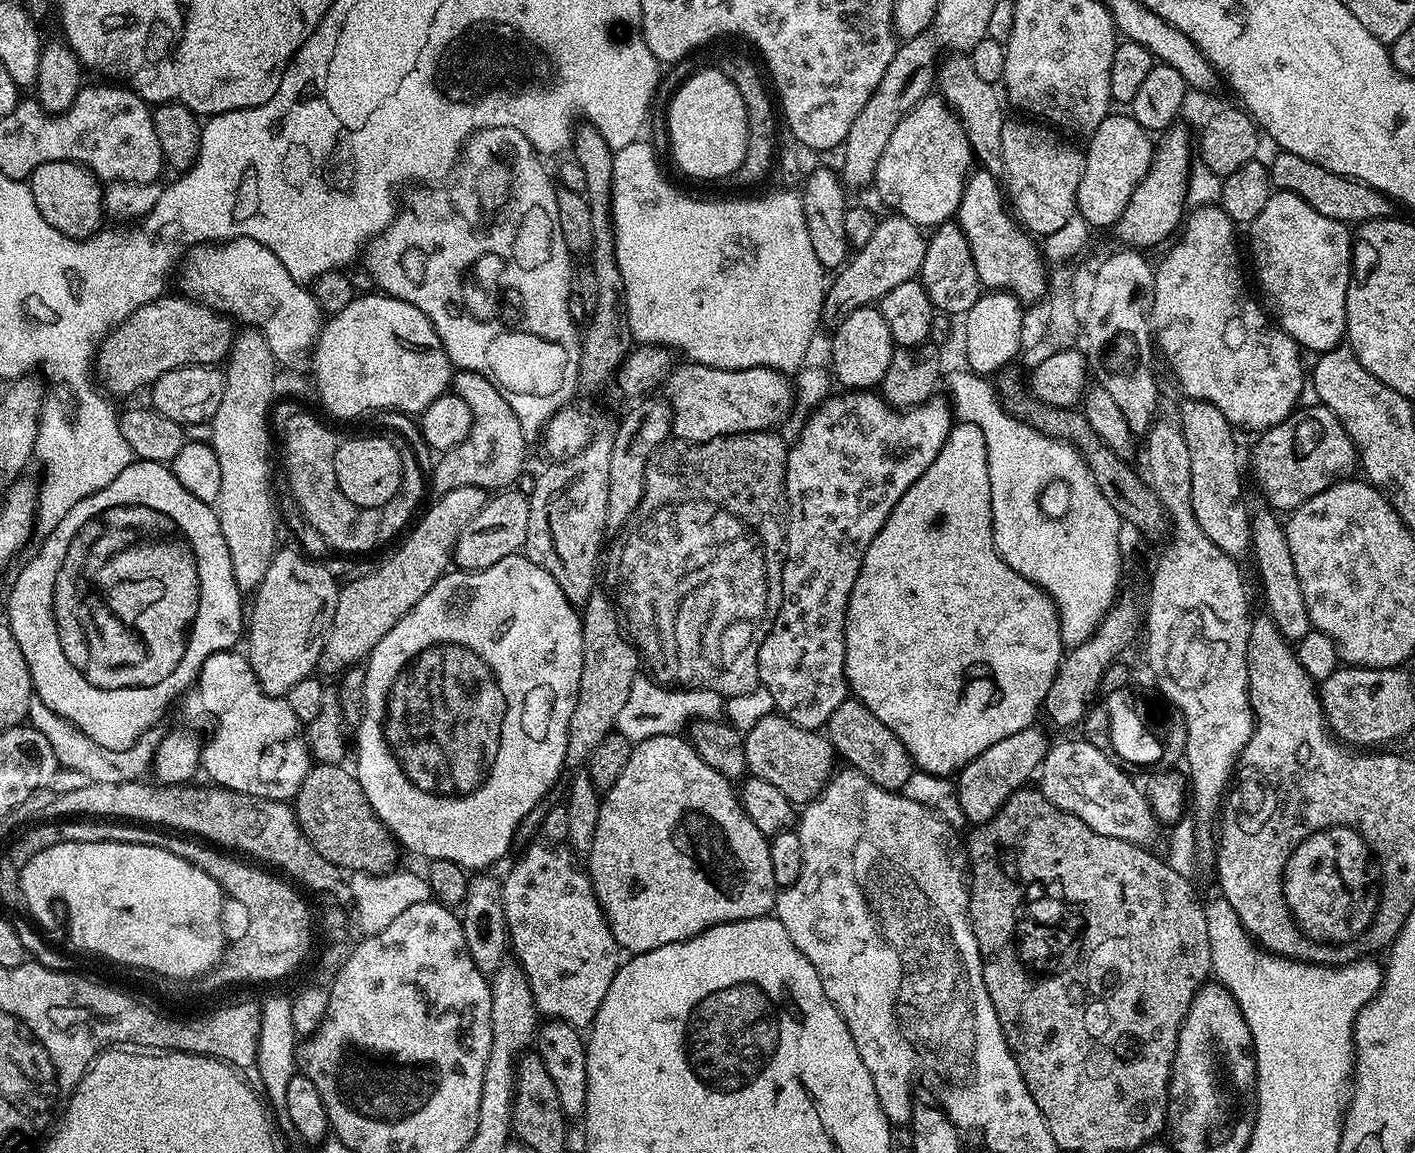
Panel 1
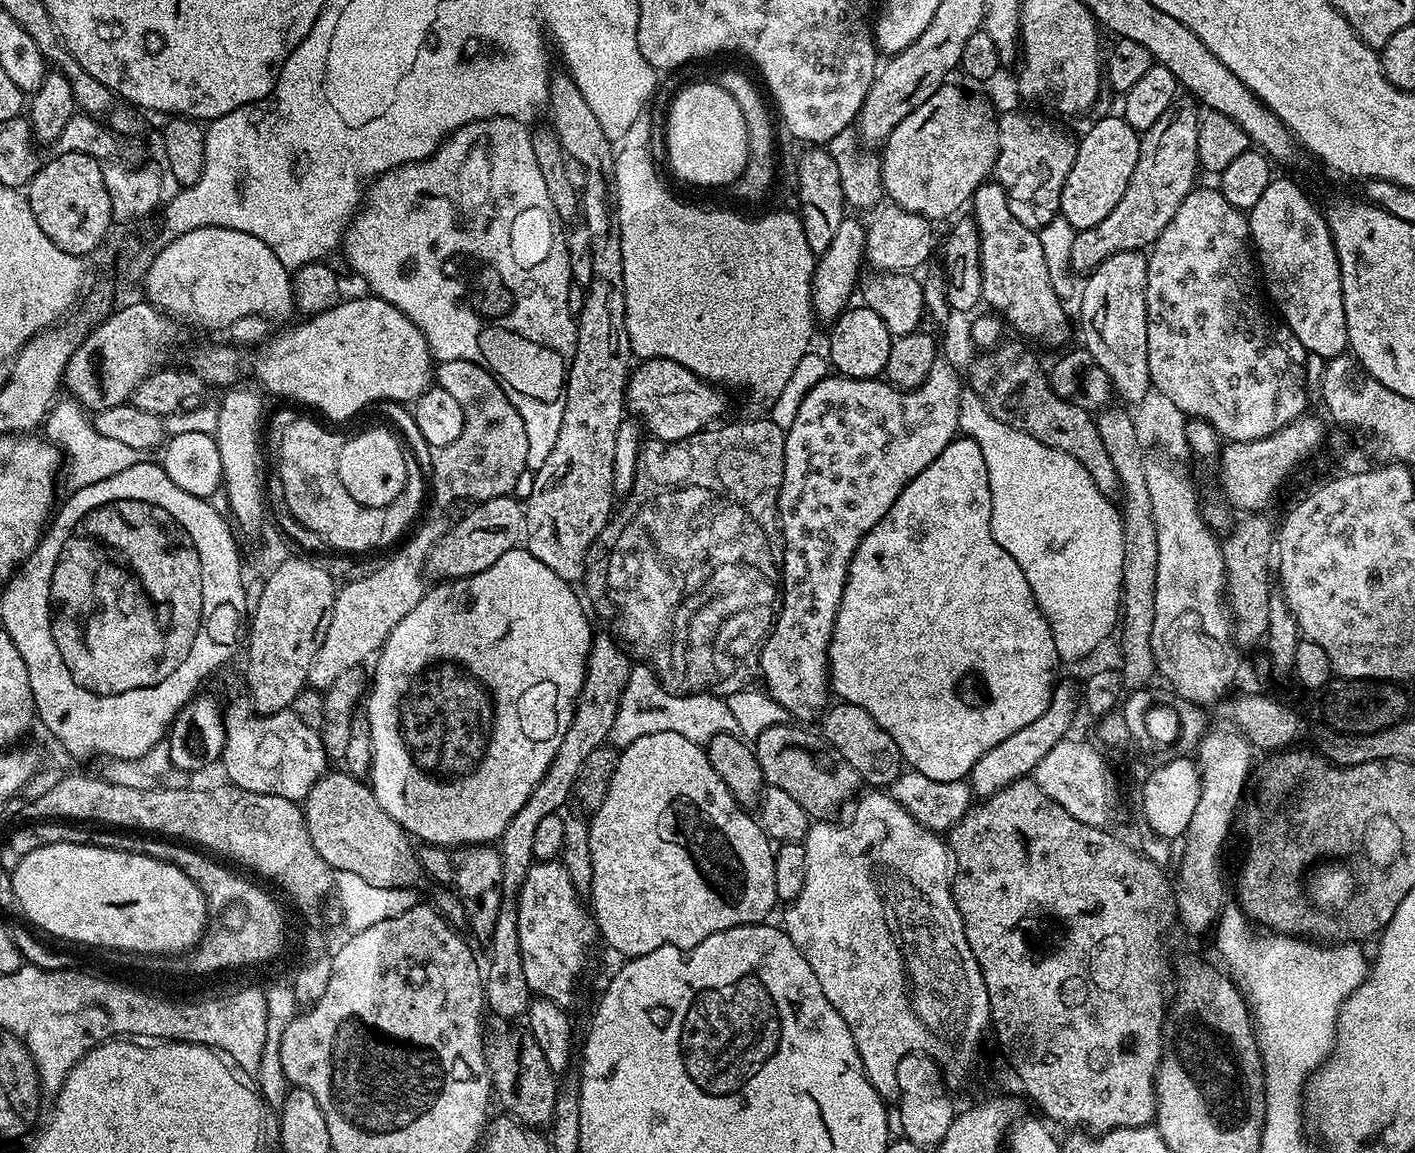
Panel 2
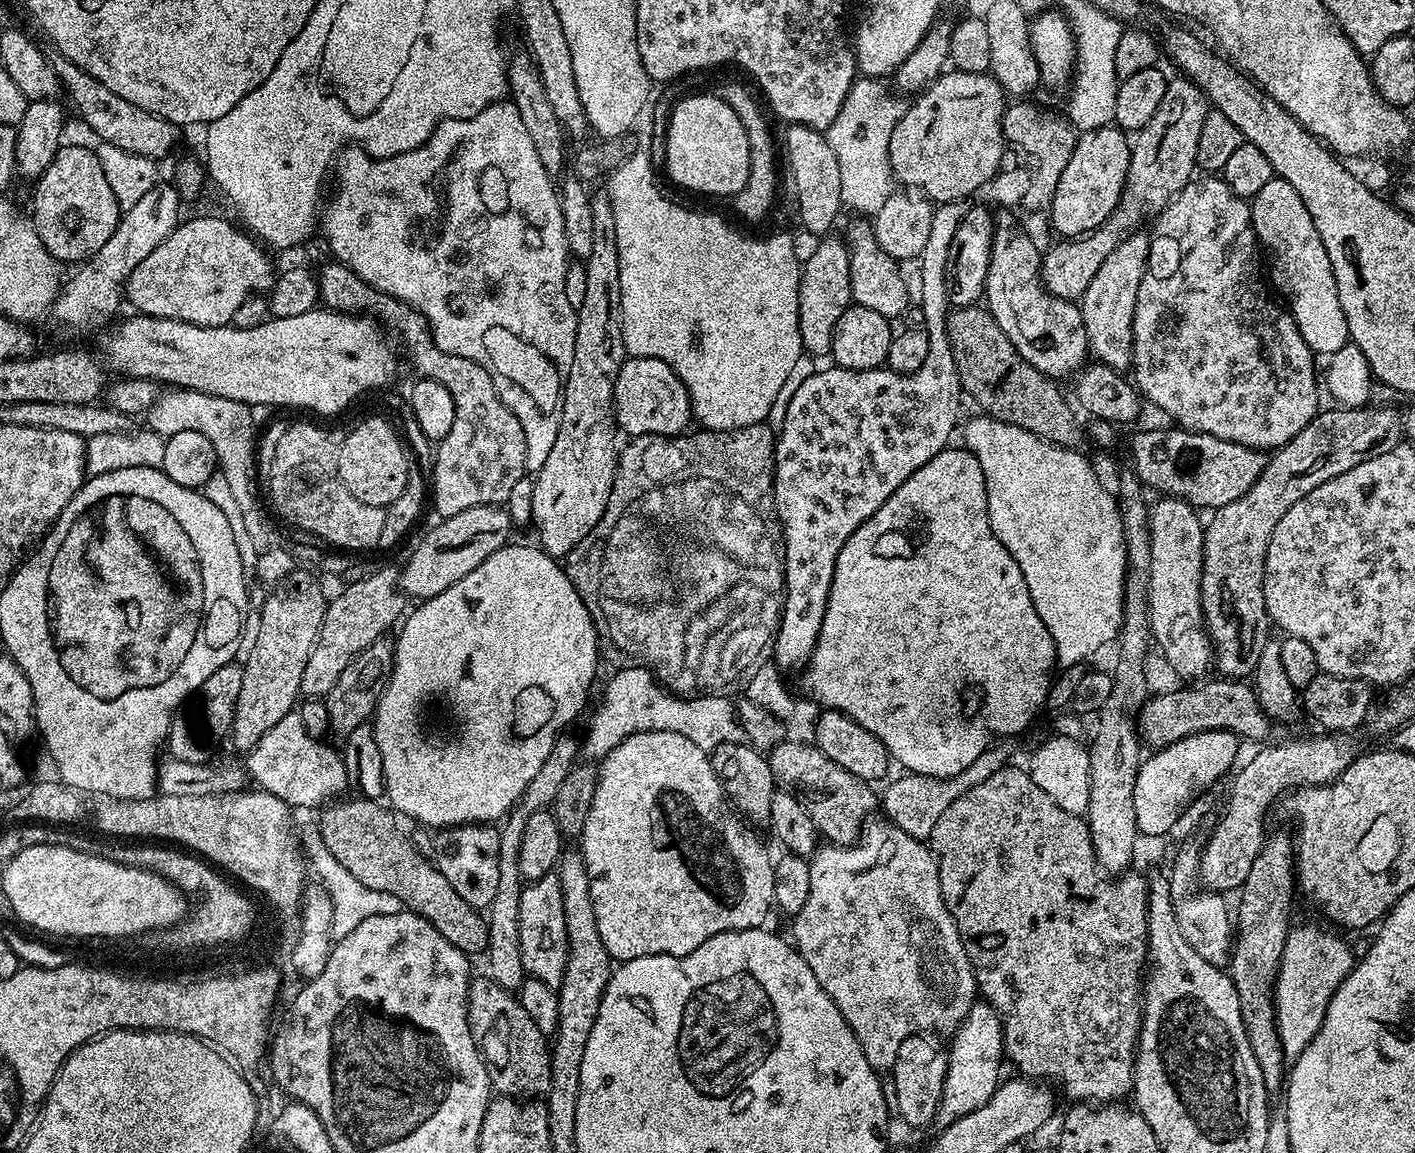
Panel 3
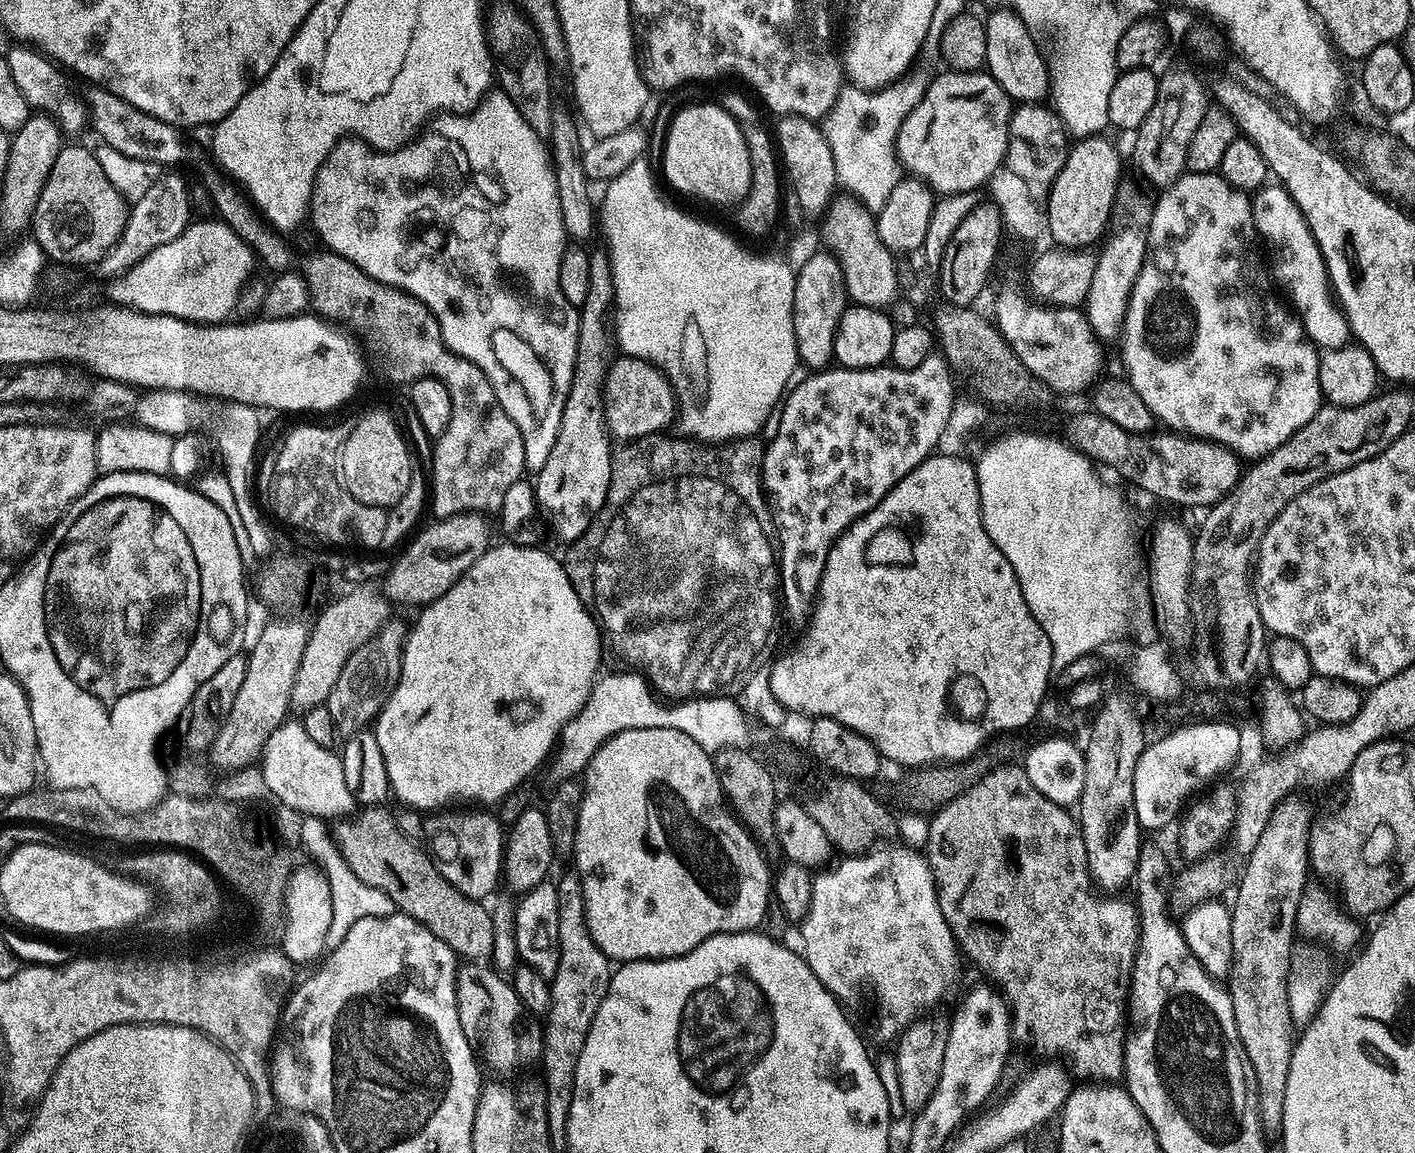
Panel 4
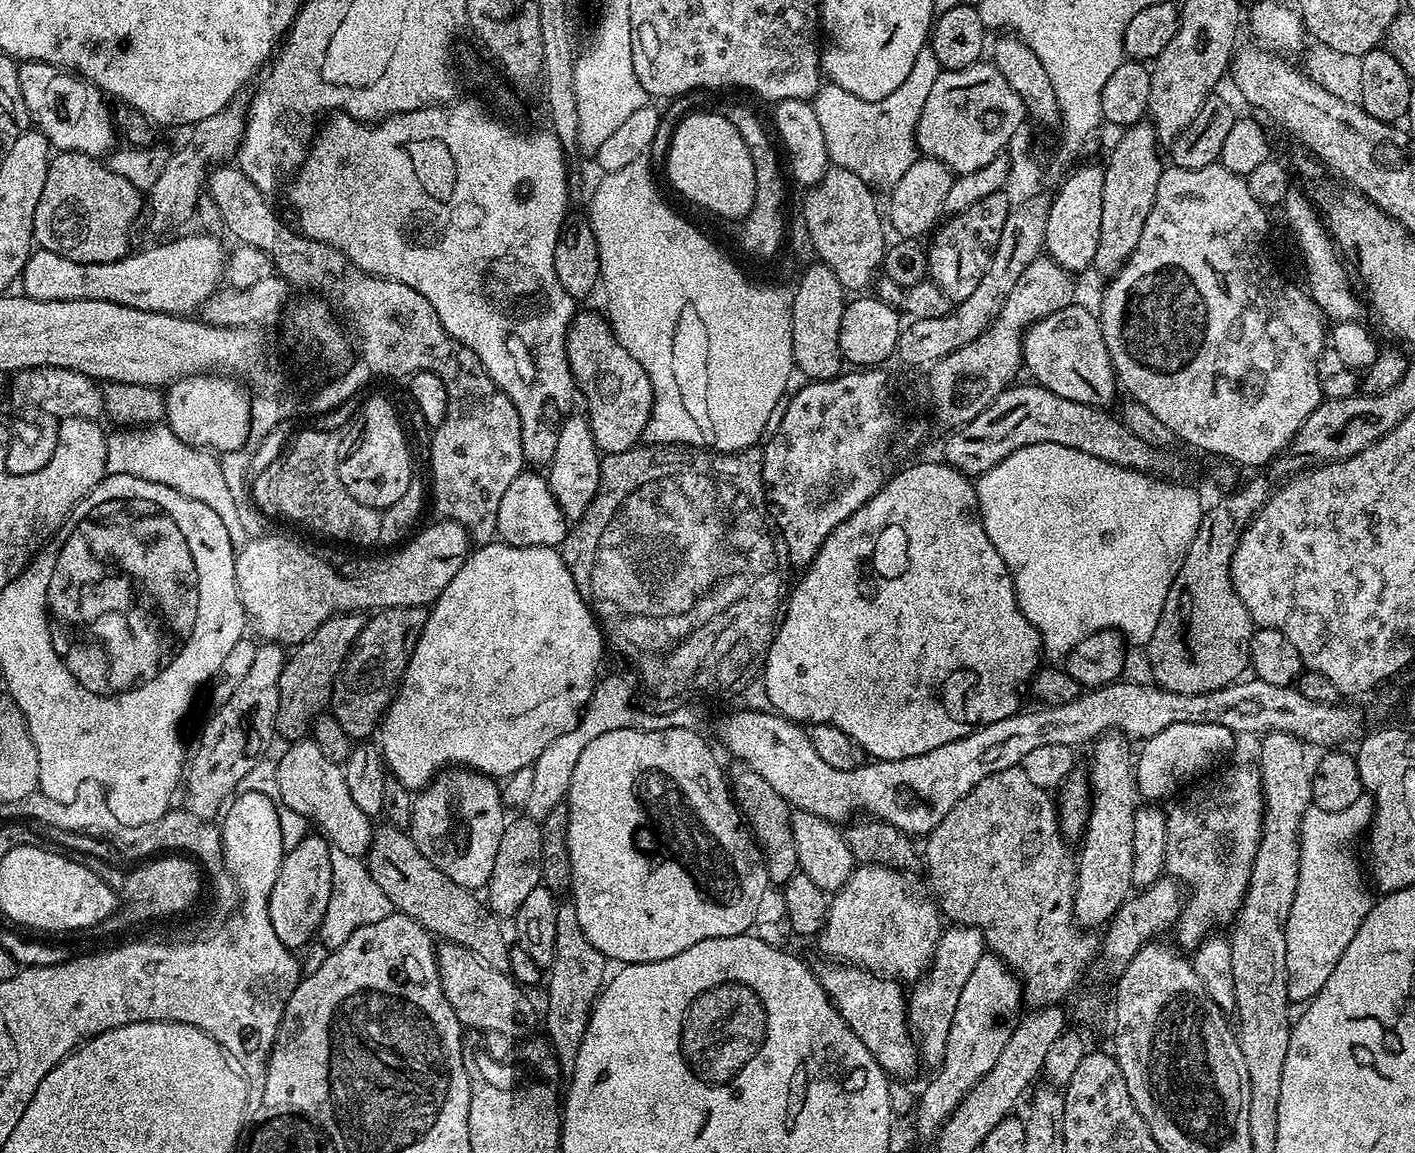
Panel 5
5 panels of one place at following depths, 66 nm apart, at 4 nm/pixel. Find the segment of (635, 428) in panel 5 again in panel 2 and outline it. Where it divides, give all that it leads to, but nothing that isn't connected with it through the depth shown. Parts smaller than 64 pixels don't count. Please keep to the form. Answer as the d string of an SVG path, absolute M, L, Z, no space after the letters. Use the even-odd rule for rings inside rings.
M654 357L647 361L646 366L648 368L636 366L631 369L624 399L627 411L647 431L649 429L656 440L681 441L715 425L721 419L719 416L724 412L724 396L719 387L694 375L689 368L670 358Z

